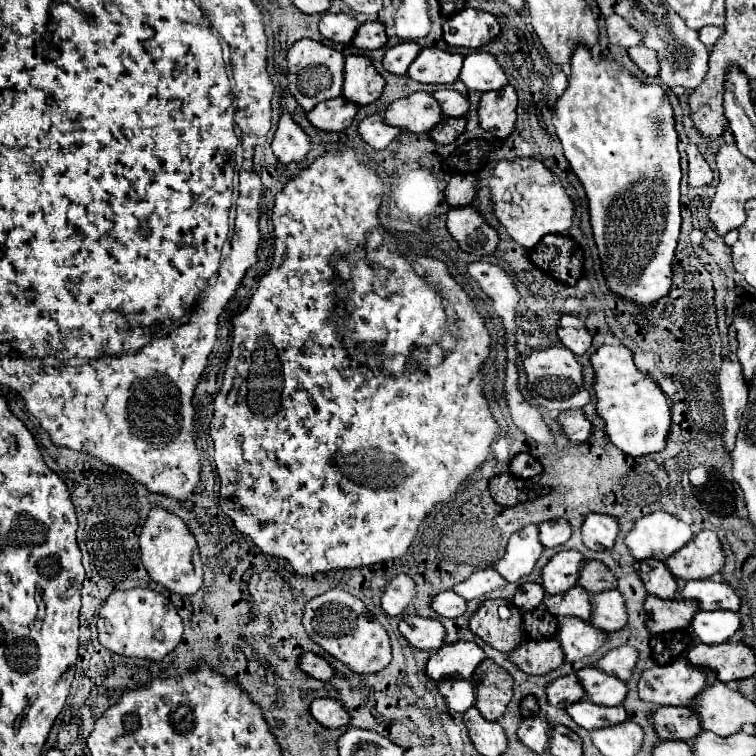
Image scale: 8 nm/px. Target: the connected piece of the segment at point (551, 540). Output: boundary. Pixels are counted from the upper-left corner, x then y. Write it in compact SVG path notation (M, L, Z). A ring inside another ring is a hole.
M564 518L540 524L540 542L546 548L562 546L564 542L570 540L570 536L572 536L572 526L568 526L568 522L564 522Z

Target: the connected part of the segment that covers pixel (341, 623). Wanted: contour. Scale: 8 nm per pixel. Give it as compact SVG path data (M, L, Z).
M328 590L312 598L304 608L302 624L310 638L320 644L328 654L344 662L358 674L372 674L386 668L392 660L392 646L384 626L374 614L370 614L364 602L344 590Z

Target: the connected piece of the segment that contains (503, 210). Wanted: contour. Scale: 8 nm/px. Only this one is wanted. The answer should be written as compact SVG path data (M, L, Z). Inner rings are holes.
M536 158L500 160L494 168L494 176L490 178L490 188L494 198L494 214L500 224L508 228L508 234L520 246L528 250L532 250L542 236L562 234L572 226L574 200L566 194L560 178Z

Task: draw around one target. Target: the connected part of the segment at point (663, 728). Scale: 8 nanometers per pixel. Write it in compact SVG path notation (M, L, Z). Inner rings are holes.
M662 706L654 712L654 728L664 740L690 740L700 734L700 722L688 706Z

